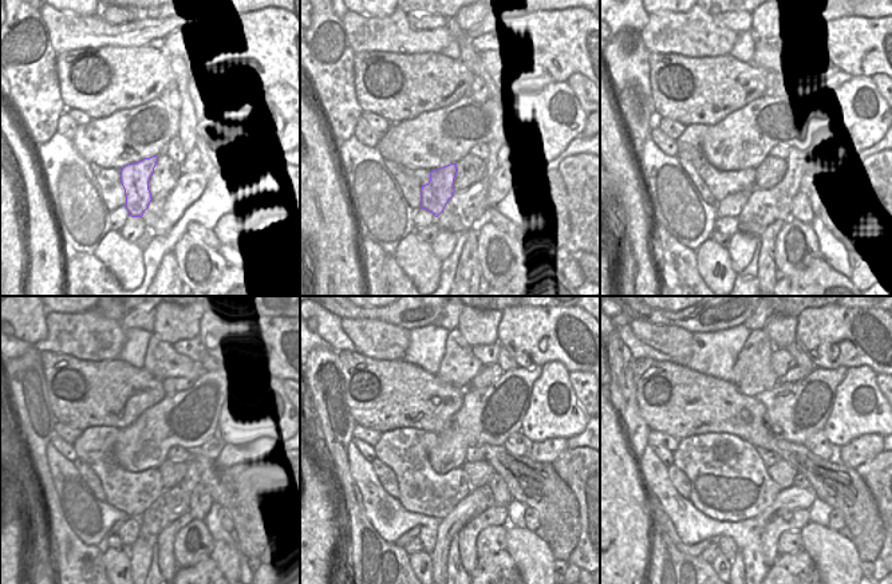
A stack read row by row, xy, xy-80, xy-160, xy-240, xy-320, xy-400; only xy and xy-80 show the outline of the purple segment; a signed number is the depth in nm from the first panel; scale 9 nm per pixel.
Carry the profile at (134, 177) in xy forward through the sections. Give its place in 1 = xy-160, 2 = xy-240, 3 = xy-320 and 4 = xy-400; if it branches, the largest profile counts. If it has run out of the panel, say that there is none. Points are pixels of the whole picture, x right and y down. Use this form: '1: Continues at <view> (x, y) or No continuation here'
1: Continues at xy-160 (730, 206)
2: Continues at xy-240 (115, 528)
3: Continues at xy-320 (410, 535)
4: Continues at xy-400 (662, 517).

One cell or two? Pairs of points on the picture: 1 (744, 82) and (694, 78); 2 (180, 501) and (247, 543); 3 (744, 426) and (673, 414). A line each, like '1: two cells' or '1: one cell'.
1: one cell
2: two cells
3: one cell

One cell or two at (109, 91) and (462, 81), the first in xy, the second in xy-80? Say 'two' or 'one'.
one

